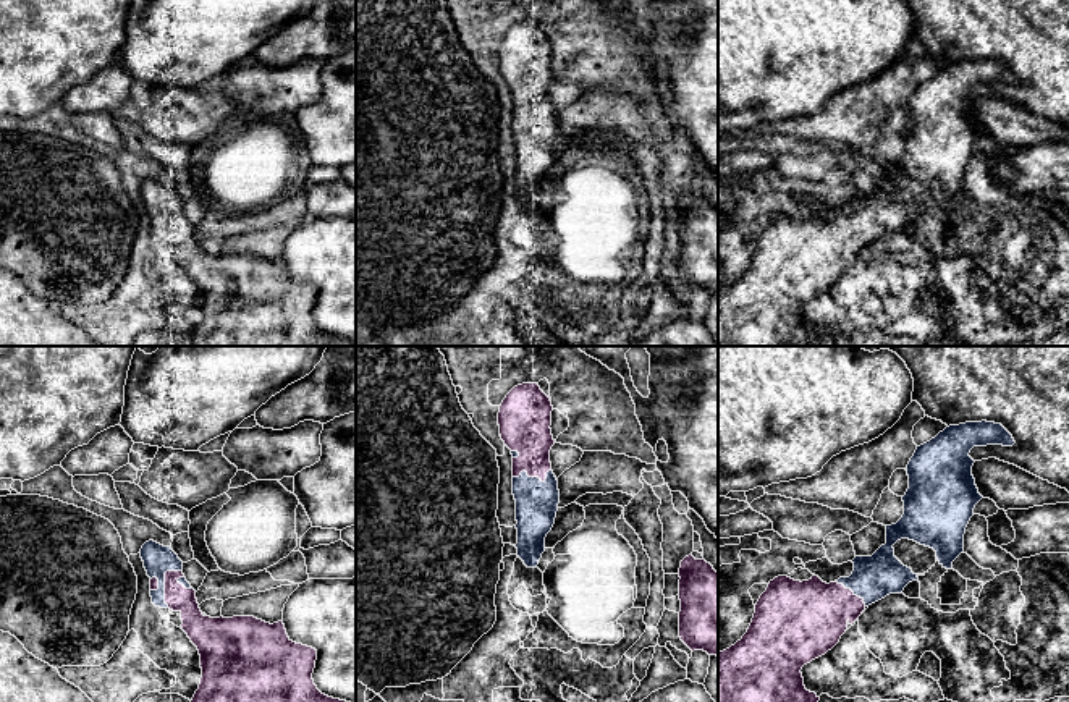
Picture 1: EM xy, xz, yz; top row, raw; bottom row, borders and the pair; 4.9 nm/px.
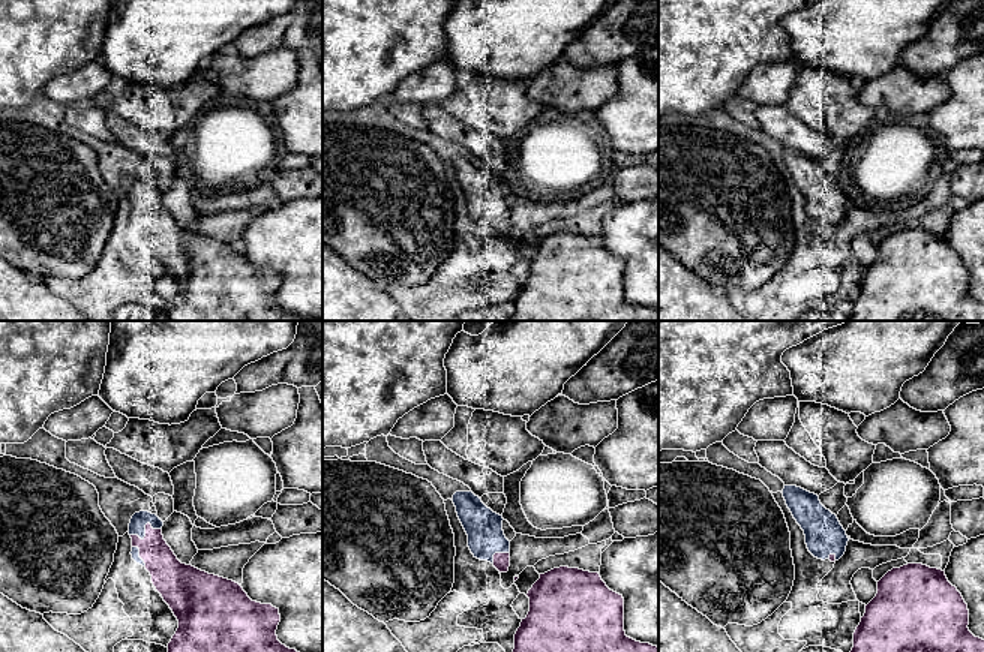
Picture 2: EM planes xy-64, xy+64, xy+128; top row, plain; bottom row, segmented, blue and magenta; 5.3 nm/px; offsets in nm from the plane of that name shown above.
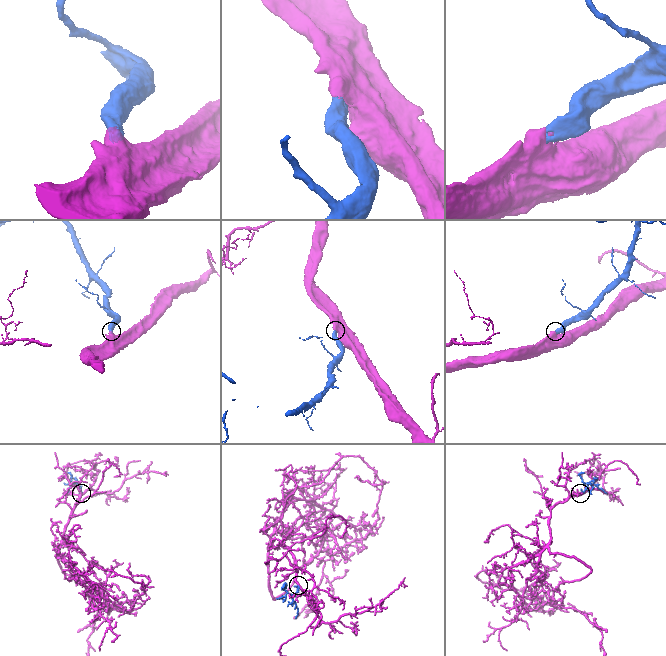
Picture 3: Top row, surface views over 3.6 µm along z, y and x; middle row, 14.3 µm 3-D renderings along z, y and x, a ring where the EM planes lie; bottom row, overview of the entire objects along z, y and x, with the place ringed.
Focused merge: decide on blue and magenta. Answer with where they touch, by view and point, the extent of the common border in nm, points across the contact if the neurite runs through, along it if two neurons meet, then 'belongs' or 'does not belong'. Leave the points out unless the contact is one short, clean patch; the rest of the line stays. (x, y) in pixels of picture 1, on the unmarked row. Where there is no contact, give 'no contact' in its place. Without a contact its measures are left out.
contact xy (164, 220); length 200 nm; belongs

